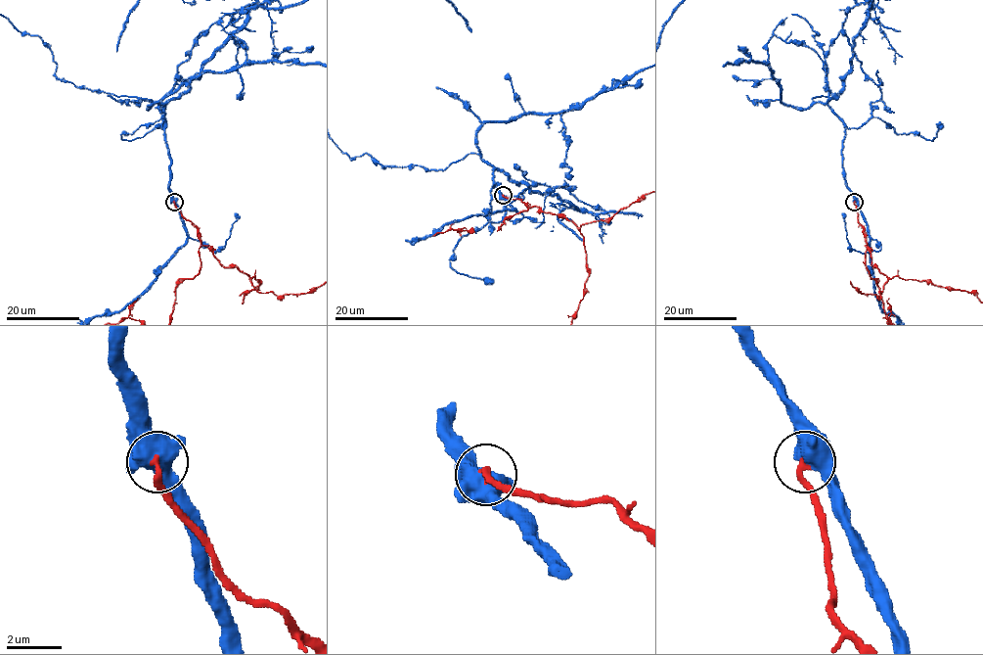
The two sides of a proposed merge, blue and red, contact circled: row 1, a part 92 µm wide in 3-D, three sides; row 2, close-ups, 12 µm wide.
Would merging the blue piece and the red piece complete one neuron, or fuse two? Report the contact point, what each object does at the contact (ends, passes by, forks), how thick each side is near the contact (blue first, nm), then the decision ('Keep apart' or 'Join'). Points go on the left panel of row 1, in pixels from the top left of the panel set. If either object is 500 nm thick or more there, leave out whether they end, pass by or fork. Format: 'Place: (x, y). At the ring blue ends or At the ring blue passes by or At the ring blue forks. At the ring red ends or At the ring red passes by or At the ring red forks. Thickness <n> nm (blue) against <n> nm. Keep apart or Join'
Place: (174, 202). At the ring blue forks. At the ring red ends. Thickness 460 nm (blue) against 220 nm. Keep apart

